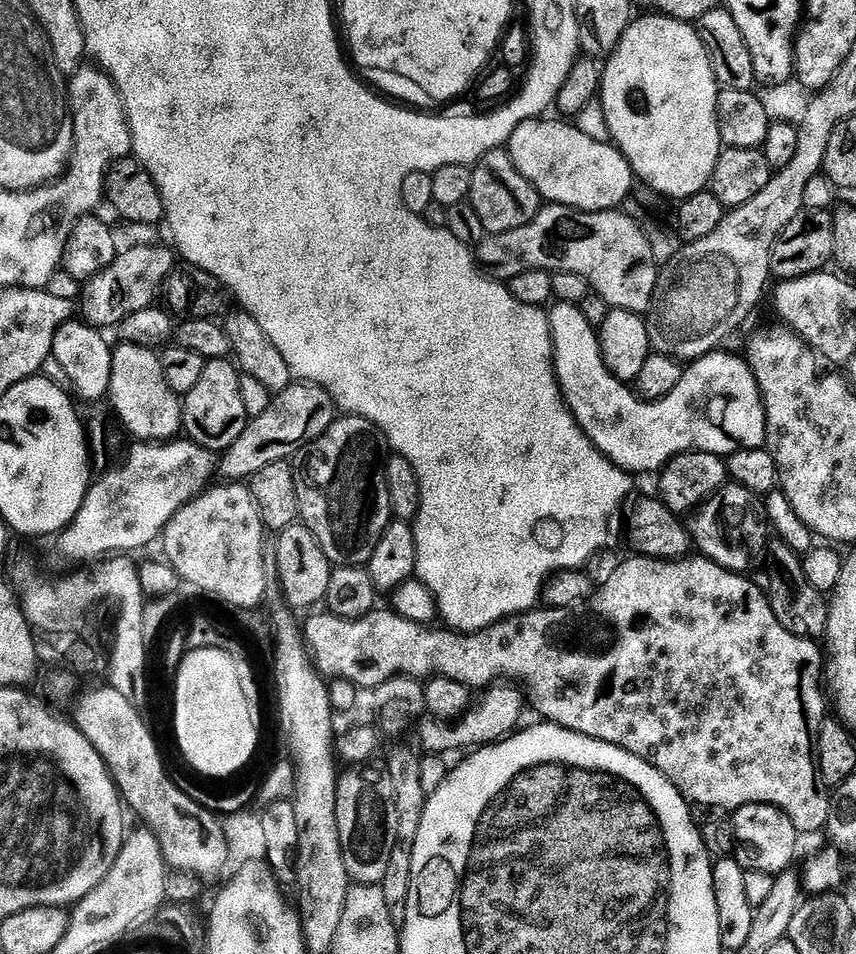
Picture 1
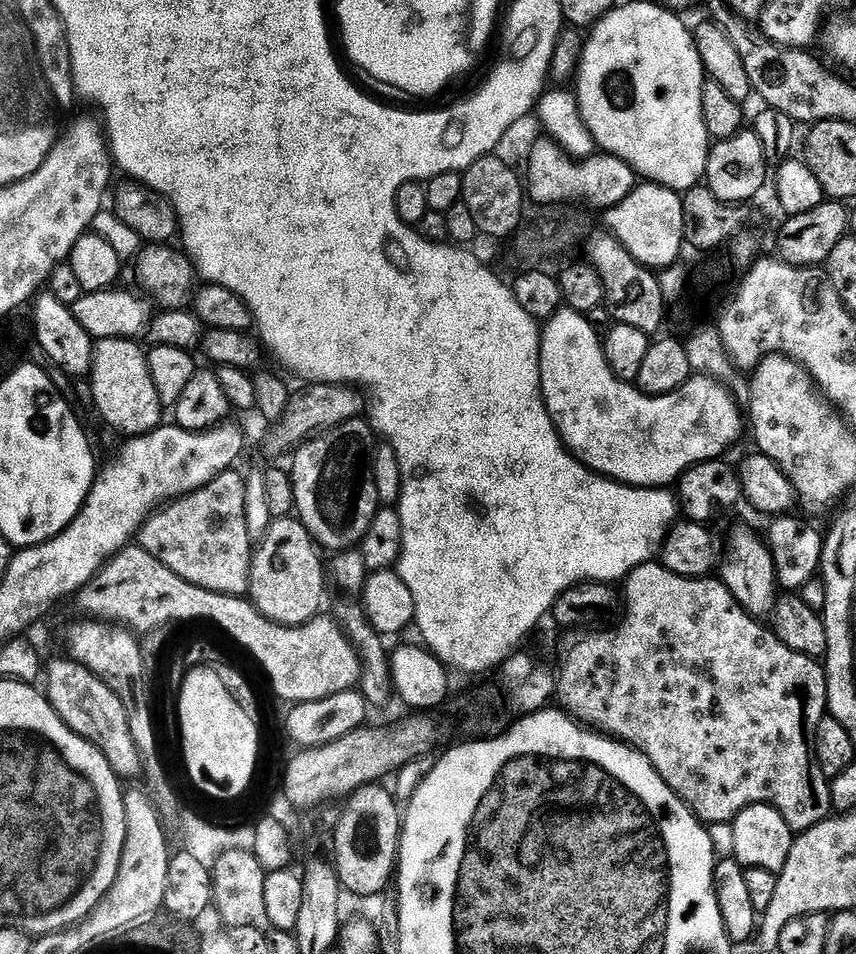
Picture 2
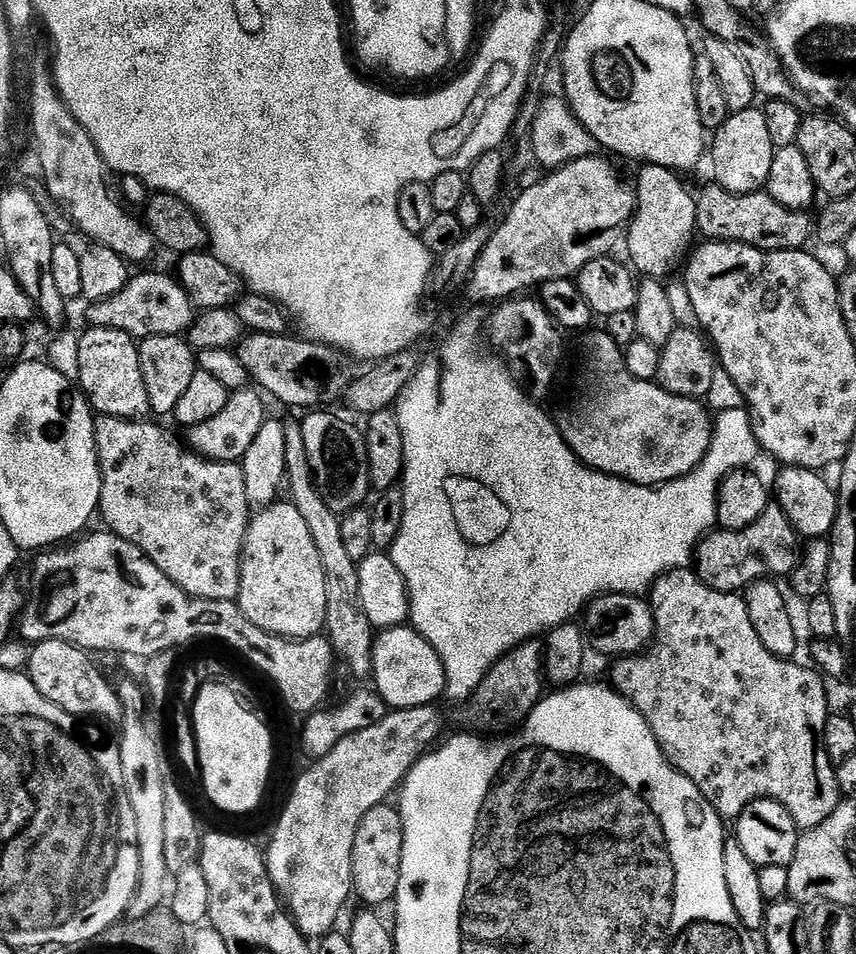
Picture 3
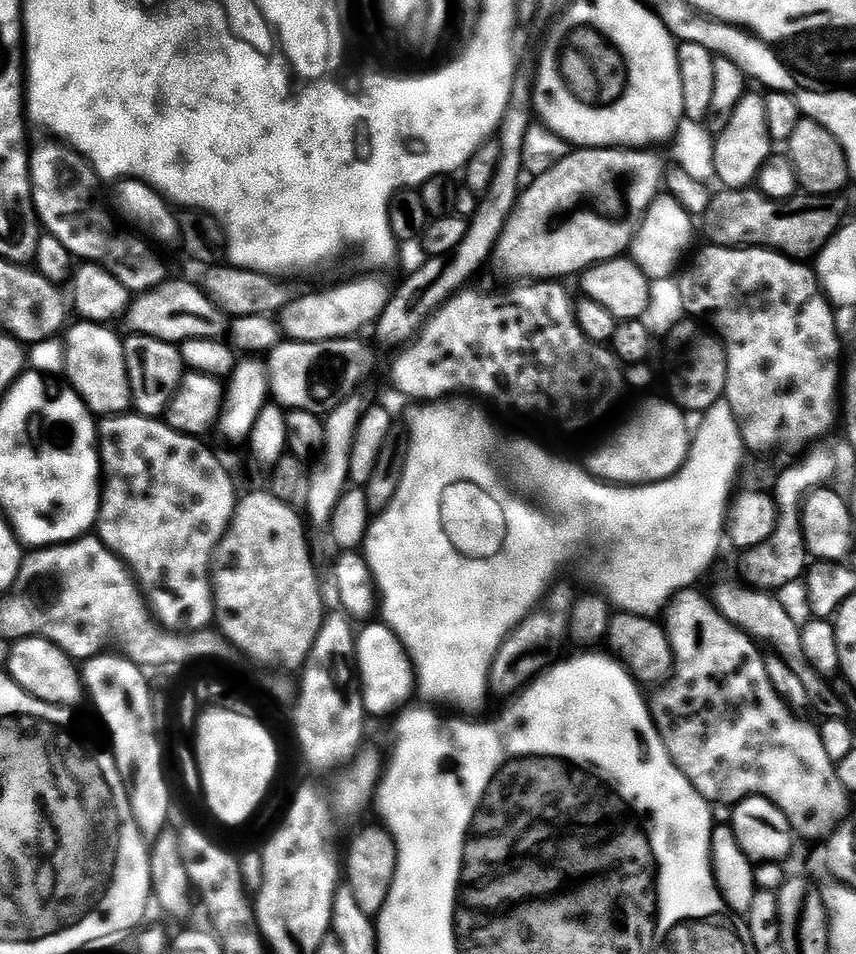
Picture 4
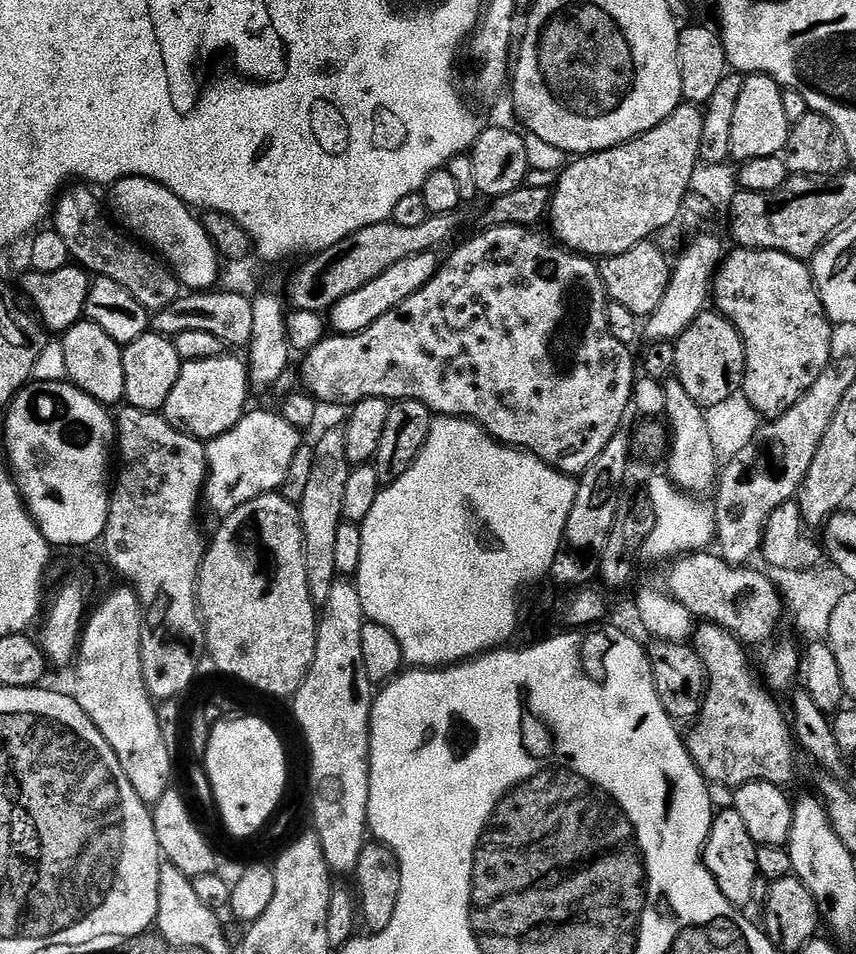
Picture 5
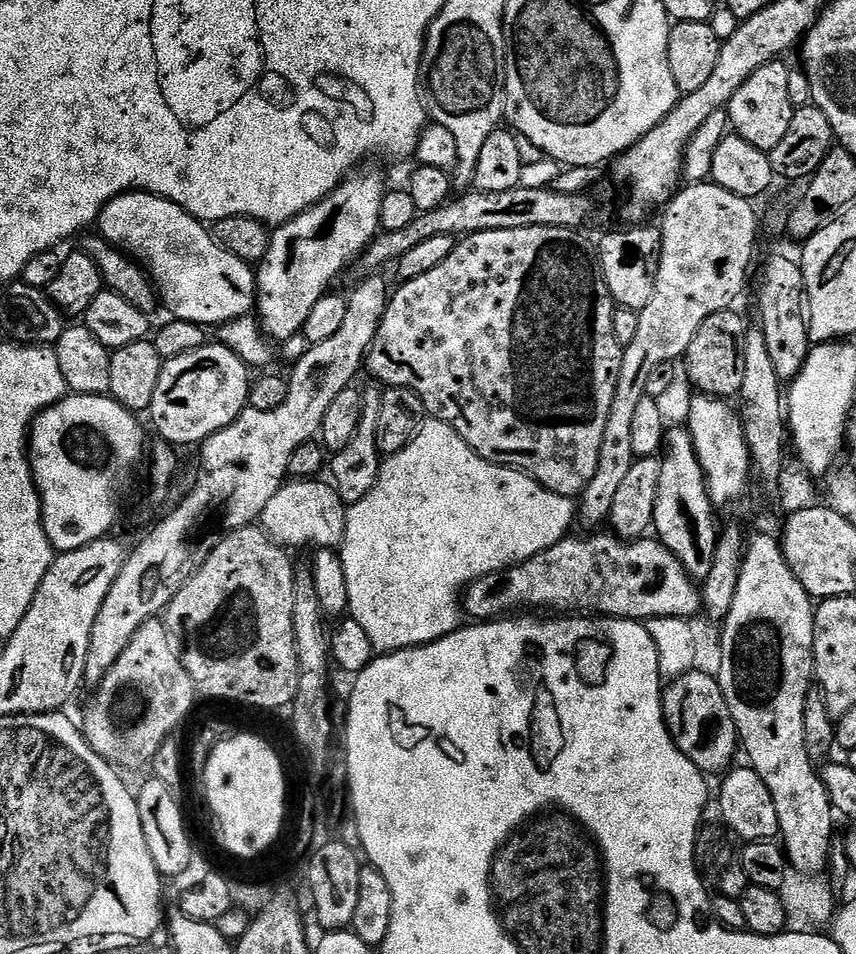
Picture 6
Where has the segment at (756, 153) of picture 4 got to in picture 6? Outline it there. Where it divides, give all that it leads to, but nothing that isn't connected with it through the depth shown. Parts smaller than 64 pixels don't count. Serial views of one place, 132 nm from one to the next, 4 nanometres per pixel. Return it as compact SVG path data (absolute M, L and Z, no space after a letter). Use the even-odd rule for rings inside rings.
M777 58L766 66L758 66L758 70L754 70L754 74L750 74L750 78L746 78L742 86L738 86L726 109L731 131L750 146L765 153L772 152L774 146L782 142L786 129L790 127L790 118L794 111L788 87L790 68L789 65L784 65L784 62L783 59Z

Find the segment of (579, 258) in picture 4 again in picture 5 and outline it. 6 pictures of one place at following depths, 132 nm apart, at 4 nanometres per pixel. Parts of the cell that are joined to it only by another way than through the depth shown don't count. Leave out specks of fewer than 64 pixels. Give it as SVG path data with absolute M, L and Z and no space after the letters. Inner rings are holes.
M684 102L654 130L604 152L589 152L573 159L559 173L551 189L551 235L557 241L560 239L559 243L573 254L603 258L622 254L630 250L630 246L638 246L638 242L655 237L655 232L670 227L676 215L681 215L692 171L698 165L698 142L702 138L703 125L704 112L697 105Z

